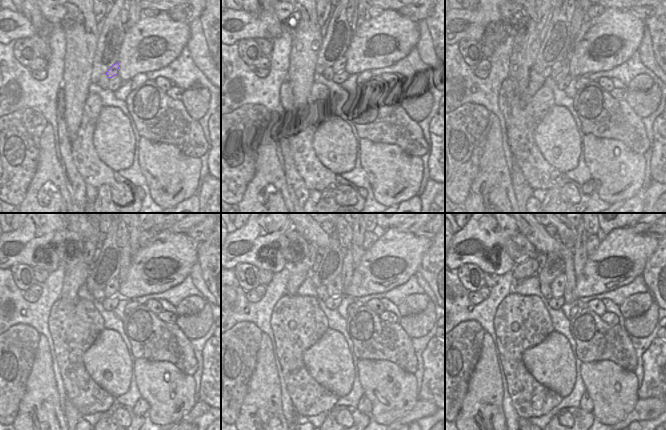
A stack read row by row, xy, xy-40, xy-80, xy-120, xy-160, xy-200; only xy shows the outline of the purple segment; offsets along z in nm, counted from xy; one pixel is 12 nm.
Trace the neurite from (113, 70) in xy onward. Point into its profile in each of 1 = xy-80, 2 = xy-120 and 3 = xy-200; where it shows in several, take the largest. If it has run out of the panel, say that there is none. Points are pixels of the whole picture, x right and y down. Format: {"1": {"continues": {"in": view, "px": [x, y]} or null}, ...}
{"1": {"continues": {"in": "xy-80", "px": [560, 67]}}, "2": {"continues": {"in": "xy-120", "px": [110, 290]}}, "3": {"continues": {"in": "xy-200", "px": [557, 286]}}}

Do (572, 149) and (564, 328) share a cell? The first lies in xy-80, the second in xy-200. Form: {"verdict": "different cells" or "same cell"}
{"verdict": "different cells"}

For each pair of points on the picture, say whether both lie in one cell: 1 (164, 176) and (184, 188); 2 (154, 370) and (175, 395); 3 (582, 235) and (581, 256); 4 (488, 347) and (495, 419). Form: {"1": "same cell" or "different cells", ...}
{"1": "same cell", "2": "same cell", "3": "same cell", "4": "same cell"}

